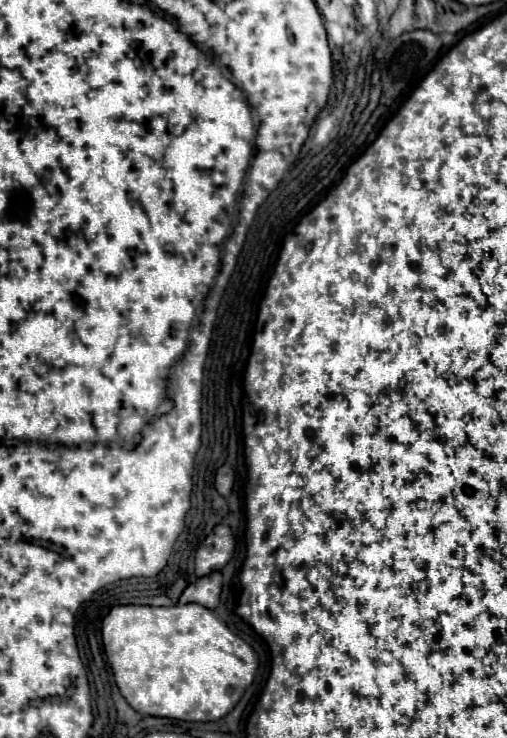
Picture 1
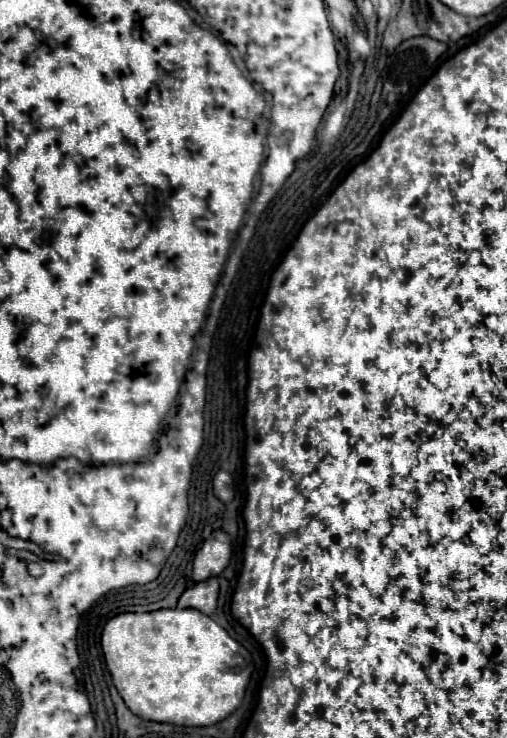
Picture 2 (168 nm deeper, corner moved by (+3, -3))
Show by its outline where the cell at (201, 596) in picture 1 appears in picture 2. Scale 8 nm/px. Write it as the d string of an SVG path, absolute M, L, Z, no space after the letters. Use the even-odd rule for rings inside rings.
M217 578L197 582L193 588L187 588L181 594L177 608L195 608L195 610L211 616L217 606L217 594L219 594Z

